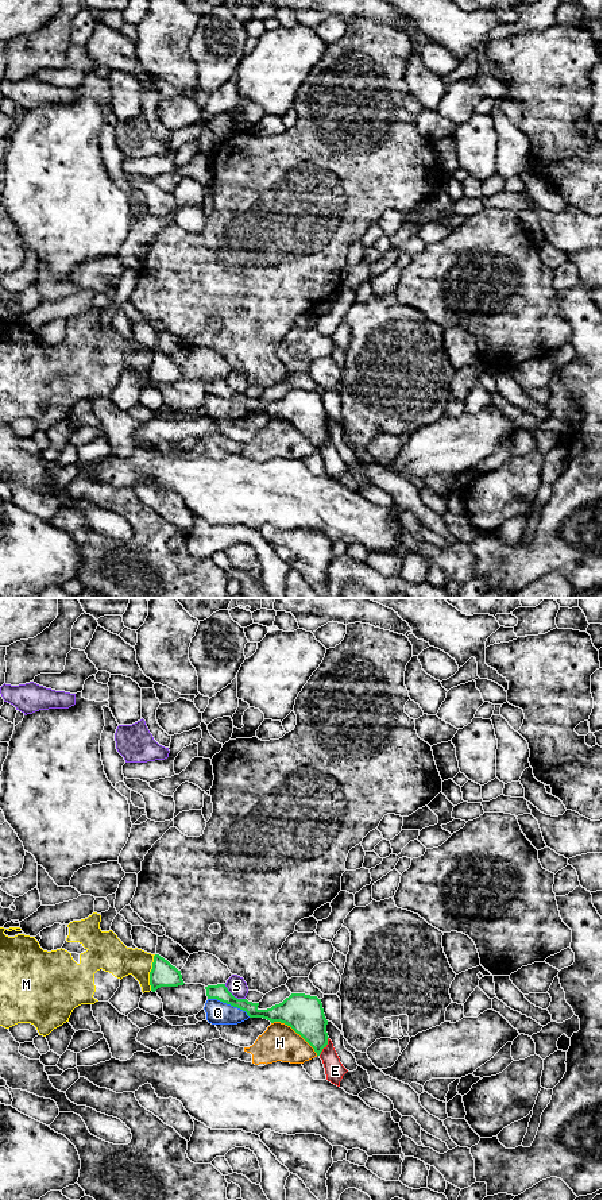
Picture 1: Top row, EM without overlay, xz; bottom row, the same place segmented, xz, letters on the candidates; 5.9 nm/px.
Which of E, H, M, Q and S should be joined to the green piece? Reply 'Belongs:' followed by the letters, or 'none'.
Belongs: none

